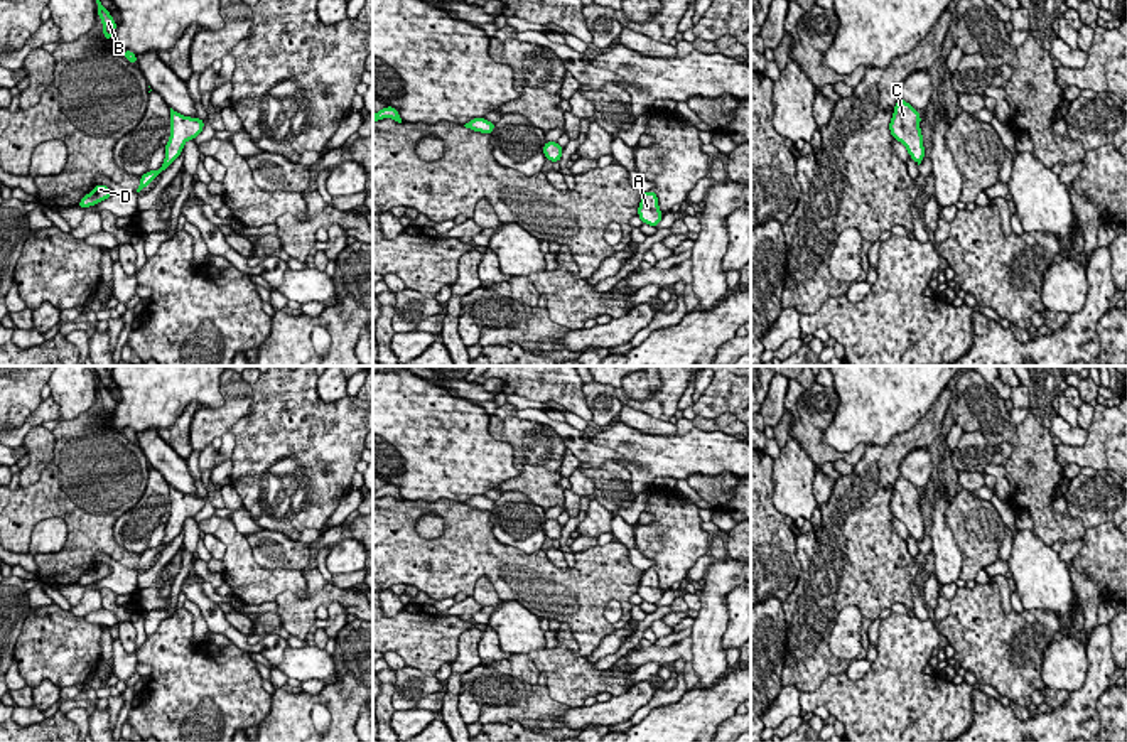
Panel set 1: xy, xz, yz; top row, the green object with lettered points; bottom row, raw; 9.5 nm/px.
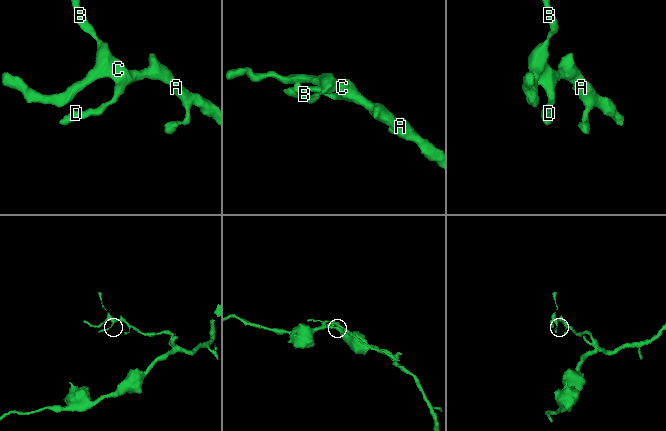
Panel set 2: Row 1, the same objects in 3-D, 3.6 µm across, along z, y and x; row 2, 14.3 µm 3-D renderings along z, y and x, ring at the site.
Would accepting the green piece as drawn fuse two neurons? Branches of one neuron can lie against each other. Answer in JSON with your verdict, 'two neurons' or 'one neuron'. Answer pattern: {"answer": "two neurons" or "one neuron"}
{"answer": "one neuron"}

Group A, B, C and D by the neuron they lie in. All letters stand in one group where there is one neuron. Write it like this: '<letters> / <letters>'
A B C D

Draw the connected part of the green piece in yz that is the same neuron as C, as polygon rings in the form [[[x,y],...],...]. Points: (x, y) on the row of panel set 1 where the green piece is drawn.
[[[898,98],[894,113],[889,123],[889,130],[892,138],[901,142],[906,147],[906,150],[909,152],[909,157],[918,165],[925,157],[919,121],[921,121],[919,113],[903,98]]]

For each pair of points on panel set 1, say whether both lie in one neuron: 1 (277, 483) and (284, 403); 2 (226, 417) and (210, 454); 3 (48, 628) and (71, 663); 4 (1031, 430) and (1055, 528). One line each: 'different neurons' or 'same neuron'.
1: same neuron
2: different neurons
3: same neuron
4: same neuron

